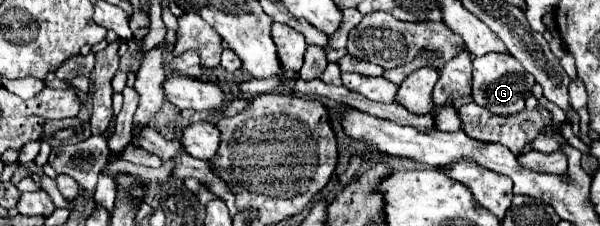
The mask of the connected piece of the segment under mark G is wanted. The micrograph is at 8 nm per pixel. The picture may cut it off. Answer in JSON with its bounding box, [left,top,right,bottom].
[472,54,534,114]

